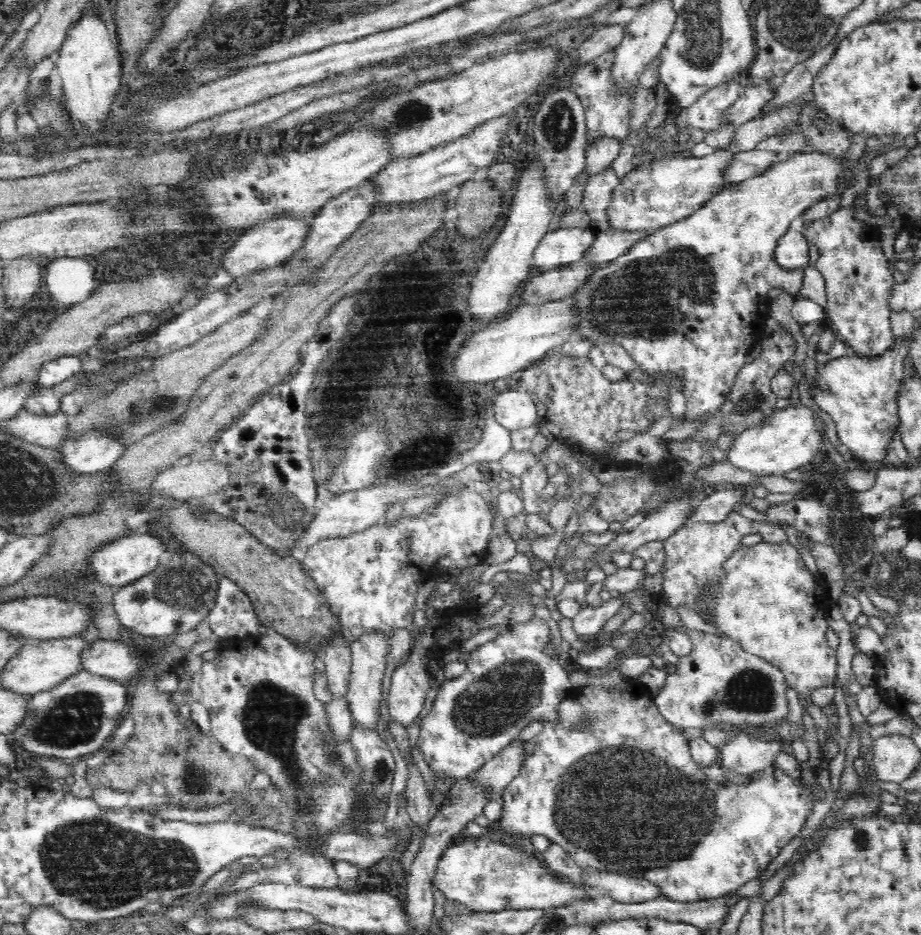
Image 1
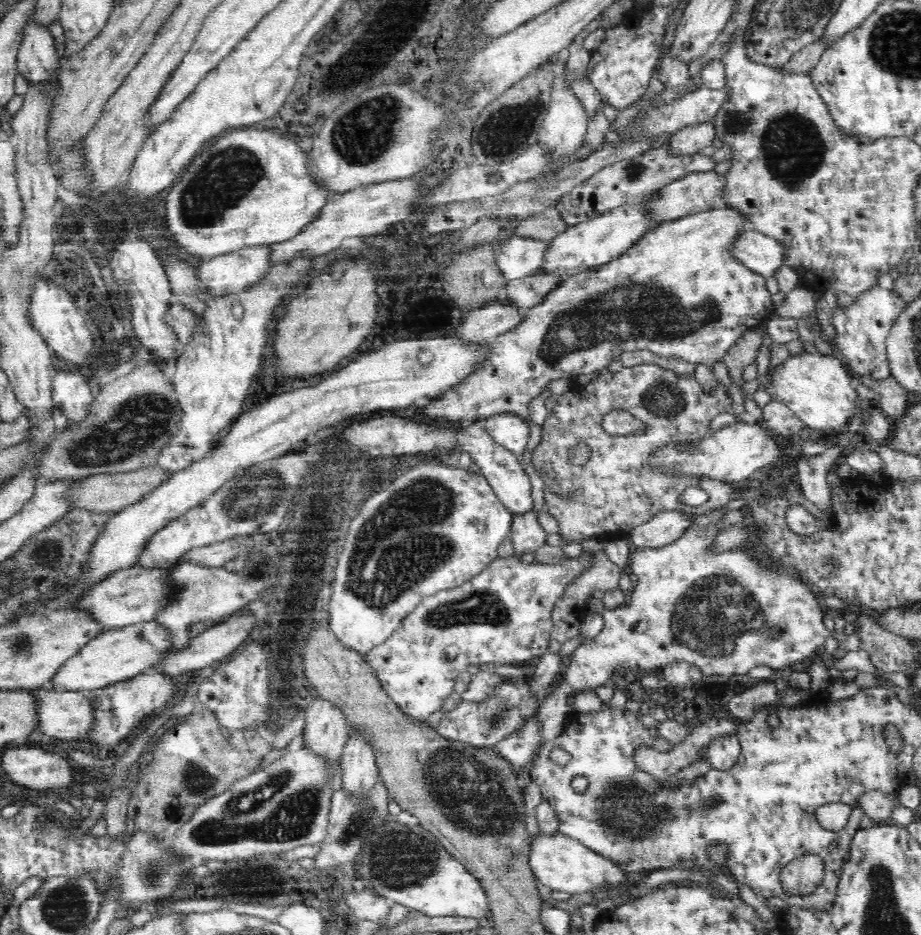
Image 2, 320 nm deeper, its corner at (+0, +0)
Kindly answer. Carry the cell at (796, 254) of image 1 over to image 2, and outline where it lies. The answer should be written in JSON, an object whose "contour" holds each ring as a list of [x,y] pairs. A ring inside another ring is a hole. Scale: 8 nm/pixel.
{"contour":[[[750,227],[738,238],[734,255],[752,271],[772,278],[785,265],[786,249],[776,239]]]}

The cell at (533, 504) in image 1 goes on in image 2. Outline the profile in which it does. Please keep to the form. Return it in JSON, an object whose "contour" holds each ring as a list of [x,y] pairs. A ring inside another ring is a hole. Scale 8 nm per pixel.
{"contour":[[[533,508],[526,512],[515,514],[510,530],[511,542],[516,556],[534,552],[546,542],[546,532],[538,522],[538,512]]]}

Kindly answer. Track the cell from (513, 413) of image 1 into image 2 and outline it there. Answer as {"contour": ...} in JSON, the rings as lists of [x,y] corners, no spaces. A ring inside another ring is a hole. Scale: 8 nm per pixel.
{"contour":[[[503,412],[490,415],[483,424],[496,442],[509,448],[519,458],[526,450],[526,443],[530,438],[530,425],[514,412]]]}

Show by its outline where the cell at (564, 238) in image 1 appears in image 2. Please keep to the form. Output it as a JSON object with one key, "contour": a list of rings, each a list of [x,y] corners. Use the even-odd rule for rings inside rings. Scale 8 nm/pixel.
{"contour":[[[514,234],[499,244],[496,250],[498,266],[508,280],[532,276],[541,272],[548,246],[549,243],[542,240]]]}

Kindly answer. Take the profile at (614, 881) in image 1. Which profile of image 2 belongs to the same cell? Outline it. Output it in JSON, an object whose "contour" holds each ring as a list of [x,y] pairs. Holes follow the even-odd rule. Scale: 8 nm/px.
{"contour":[[[560,833],[555,836],[538,834],[532,840],[530,853],[529,864],[535,878],[538,882],[549,886],[552,891],[562,891],[573,895],[590,892],[596,888],[612,888],[626,882],[622,869],[614,865],[612,861]]]}

